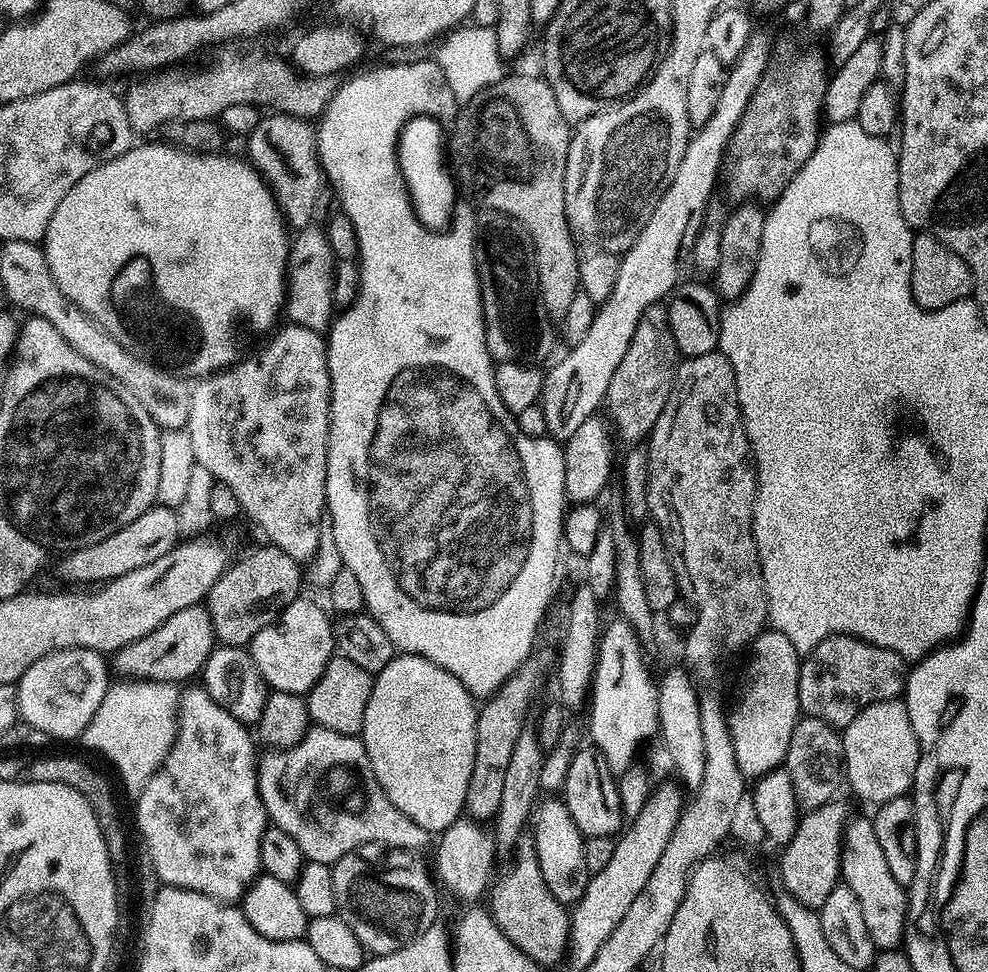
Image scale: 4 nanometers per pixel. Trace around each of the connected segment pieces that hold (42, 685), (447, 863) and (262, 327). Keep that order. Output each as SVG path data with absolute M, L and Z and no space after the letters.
M67 648L46 654L46 658L38 658L38 662L34 662L15 685L19 719L34 726L34 730L42 730L42 734L53 741L79 741L106 698L110 664L104 660L107 659L101 653L85 648Z
M461 818L453 822L445 832L439 833L437 839L440 841L436 844L435 875L445 893L446 891L453 892L458 899L468 900L464 902L479 901L476 899L479 896L481 899L487 893L490 887L490 877L498 864L495 835L484 828L487 827L479 820Z
M168 142L160 144L140 144L128 148L126 154L122 154L116 160L108 160L105 164L97 164L90 174L86 174L71 190L58 202L58 210L54 210L54 218L50 218L50 226L46 230L42 241L42 247L46 254L46 262L50 266L50 274L54 274L54 282L70 302L74 302L87 314L94 323L102 326L110 338L118 338L122 346L128 345L128 336L119 326L116 313L109 303L109 281L112 280L116 268L124 264L124 260L139 261L141 256L143 263L156 272L156 280L160 280L160 292L172 300L172 304L180 304L180 308L188 308L196 320L200 320L200 328L204 328L204 346L199 356L194 361L192 374L194 378L211 376L231 365L238 356L238 343L235 332L256 332L260 337L271 333L277 327L276 319L282 316L284 298L286 295L286 273L288 271L288 245L290 243L290 228L276 203L276 197L272 195L272 189L263 180L259 172L248 163L247 159L236 156L224 156L214 152L185 152L183 148L173 146Z

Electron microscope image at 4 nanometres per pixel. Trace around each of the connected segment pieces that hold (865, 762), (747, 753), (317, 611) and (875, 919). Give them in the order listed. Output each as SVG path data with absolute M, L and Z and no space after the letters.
M903 699L883 700L866 706L854 718L852 724L847 724L842 730L844 748L843 775L846 784L852 787L852 792L860 800L865 800L871 806L879 806L890 802L890 798L908 796L912 791L914 774L918 770L918 738L914 734L914 726L910 726L910 714L906 710Z
M773 628L756 636L749 654L740 696L729 711L728 729L738 768L745 779L757 780L785 763L793 729L802 714L798 698L802 658L791 645L790 638Z
M304 599L290 602L275 622L266 626L266 630L258 630L258 634L254 634L250 645L262 678L269 689L277 692L308 693L318 678L322 678L322 670L326 670L336 652L336 640L332 637L333 621L329 613L323 607L320 609L314 601Z
M853 815L844 828L844 846L840 850L840 875L843 887L854 890L854 898L858 898L862 906L862 915L866 921L866 930L870 930L870 938L877 950L896 950L904 942L904 924L908 921L908 894L905 885L900 884L890 874L890 866L886 866L886 858L882 855L882 846L874 834L874 826L867 815Z

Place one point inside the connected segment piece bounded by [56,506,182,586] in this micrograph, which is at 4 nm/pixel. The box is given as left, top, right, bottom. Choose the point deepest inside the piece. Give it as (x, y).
(156, 531)

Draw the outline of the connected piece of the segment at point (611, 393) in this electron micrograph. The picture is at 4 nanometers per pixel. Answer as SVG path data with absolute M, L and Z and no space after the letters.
M663 303L651 304L642 314L638 330L634 330L634 338L630 338L630 346L626 354L622 354L618 370L614 370L614 378L610 378L606 397L606 412L608 408L611 427L619 439L621 436L625 440L625 445L643 445L651 436L672 393L672 383L676 381L676 370L681 359L674 334L670 334L667 307Z

